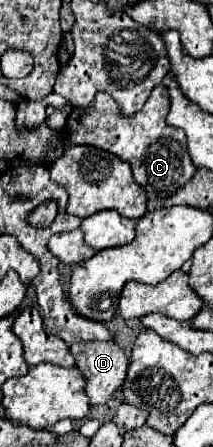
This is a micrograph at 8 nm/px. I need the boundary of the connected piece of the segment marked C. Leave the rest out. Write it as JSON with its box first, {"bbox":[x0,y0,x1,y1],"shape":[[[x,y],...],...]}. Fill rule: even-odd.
{"bbox":[67,83,195,209],"shape":[[[163,83],[153,89],[143,109],[129,117],[125,117],[121,109],[113,105],[111,95],[97,93],[89,107],[73,109],[69,113],[67,117],[69,139],[71,145],[91,145],[117,155],[121,161],[127,161],[133,169],[135,181],[147,193],[149,209],[157,209],[171,193],[183,187],[195,173],[191,157],[187,153],[185,133],[165,123],[167,111],[169,111],[169,95]]]}

